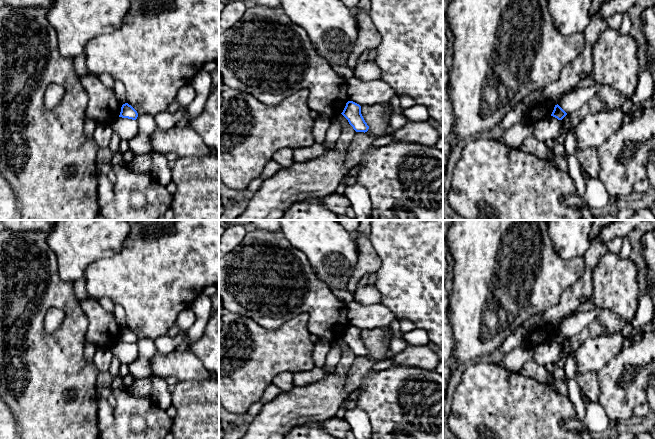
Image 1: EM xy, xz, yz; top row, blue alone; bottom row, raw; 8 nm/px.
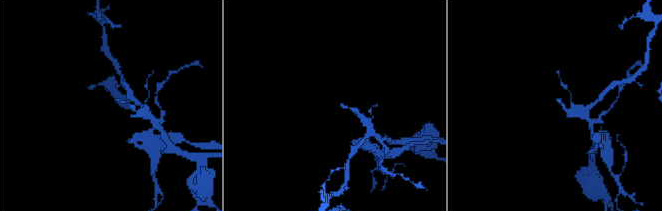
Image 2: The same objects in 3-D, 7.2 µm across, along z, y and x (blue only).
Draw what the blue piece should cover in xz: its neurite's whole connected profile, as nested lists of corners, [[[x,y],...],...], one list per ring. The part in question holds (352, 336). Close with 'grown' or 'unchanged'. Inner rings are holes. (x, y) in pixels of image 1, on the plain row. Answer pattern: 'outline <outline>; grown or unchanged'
outline [[[348,325],[341,337],[356,356],[367,356],[369,350],[361,338],[361,330],[353,325]]]; unchanged

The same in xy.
outline [[[125,327],[121,331],[121,336],[119,341],[136,344],[138,341],[138,337],[131,329]]]; unchanged

